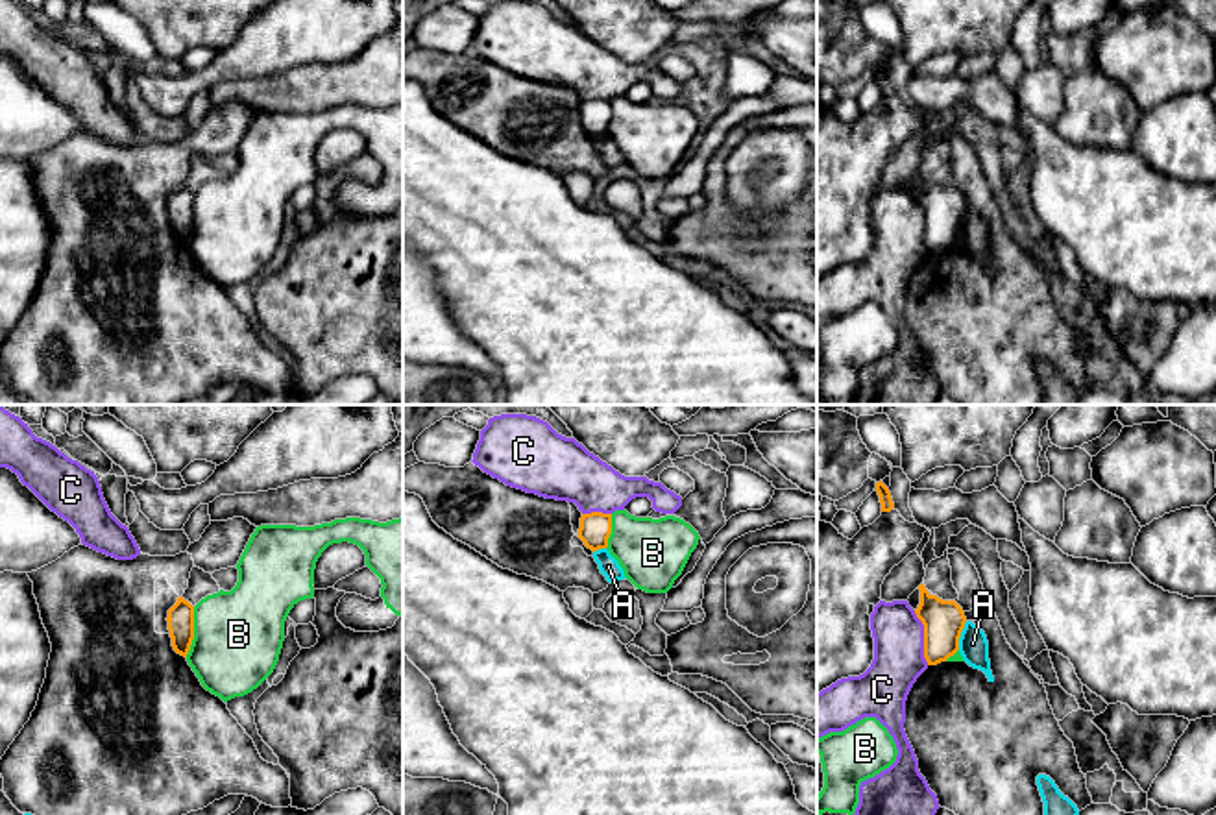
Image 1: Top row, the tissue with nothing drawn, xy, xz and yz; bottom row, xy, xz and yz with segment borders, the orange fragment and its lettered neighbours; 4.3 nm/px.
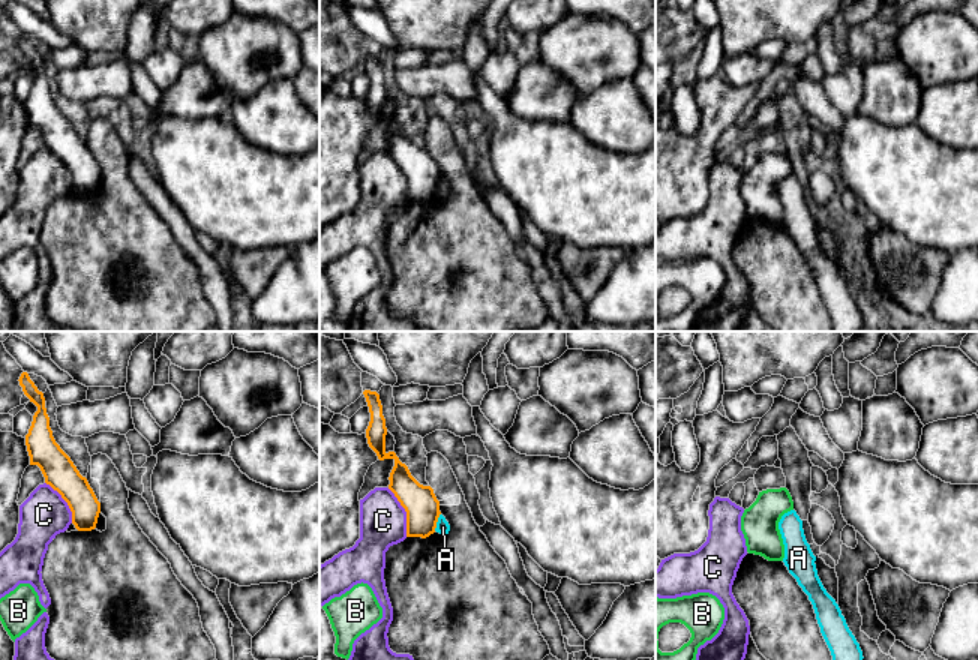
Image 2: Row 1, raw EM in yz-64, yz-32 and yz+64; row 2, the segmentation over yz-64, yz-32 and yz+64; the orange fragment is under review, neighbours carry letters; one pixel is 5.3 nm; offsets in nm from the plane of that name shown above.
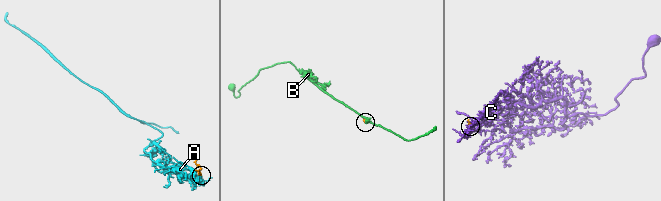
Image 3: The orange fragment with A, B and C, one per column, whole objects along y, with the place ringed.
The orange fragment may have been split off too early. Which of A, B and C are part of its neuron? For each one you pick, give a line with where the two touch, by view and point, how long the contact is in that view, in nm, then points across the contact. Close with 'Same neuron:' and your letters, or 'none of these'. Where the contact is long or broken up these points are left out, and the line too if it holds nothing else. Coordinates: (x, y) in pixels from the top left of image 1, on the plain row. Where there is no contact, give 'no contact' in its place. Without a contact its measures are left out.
Same neuron: none of these

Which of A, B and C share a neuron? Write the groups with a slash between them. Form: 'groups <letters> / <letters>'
groups A / B / C

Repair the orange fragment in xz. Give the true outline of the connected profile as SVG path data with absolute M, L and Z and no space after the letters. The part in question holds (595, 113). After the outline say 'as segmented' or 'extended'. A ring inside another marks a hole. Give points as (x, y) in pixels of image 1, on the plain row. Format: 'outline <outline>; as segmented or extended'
outline M591 98L582 100L578 124L593 139L608 133L608 124L612 120L612 100Z; as segmented

